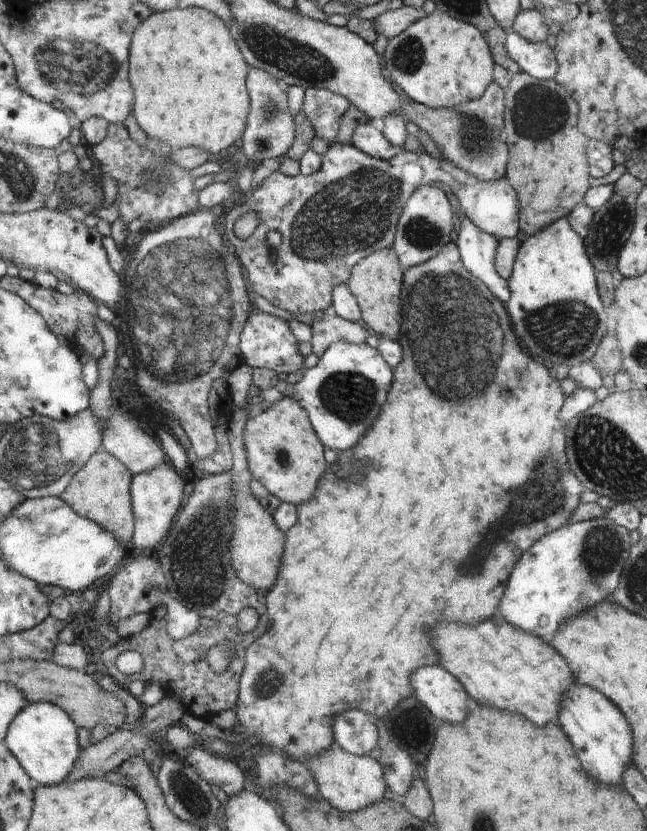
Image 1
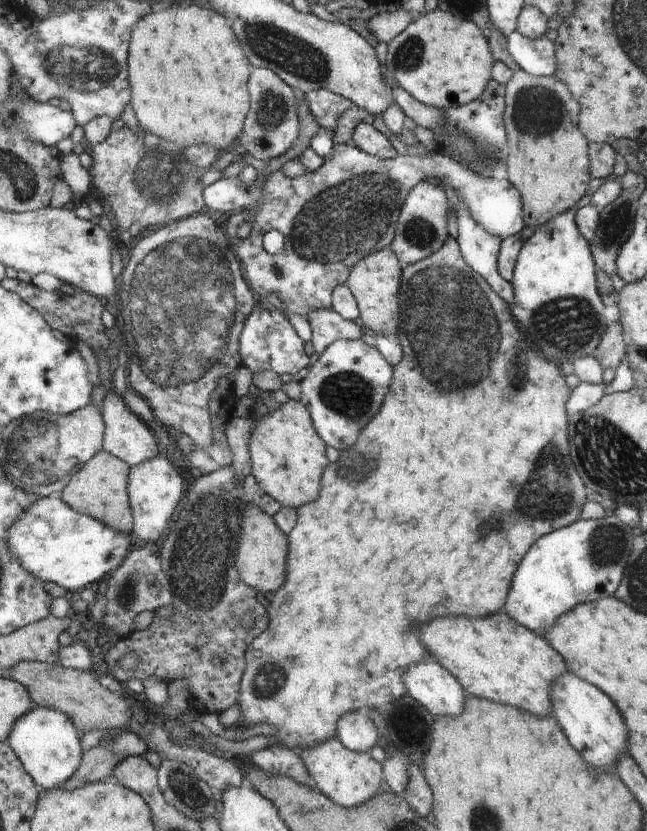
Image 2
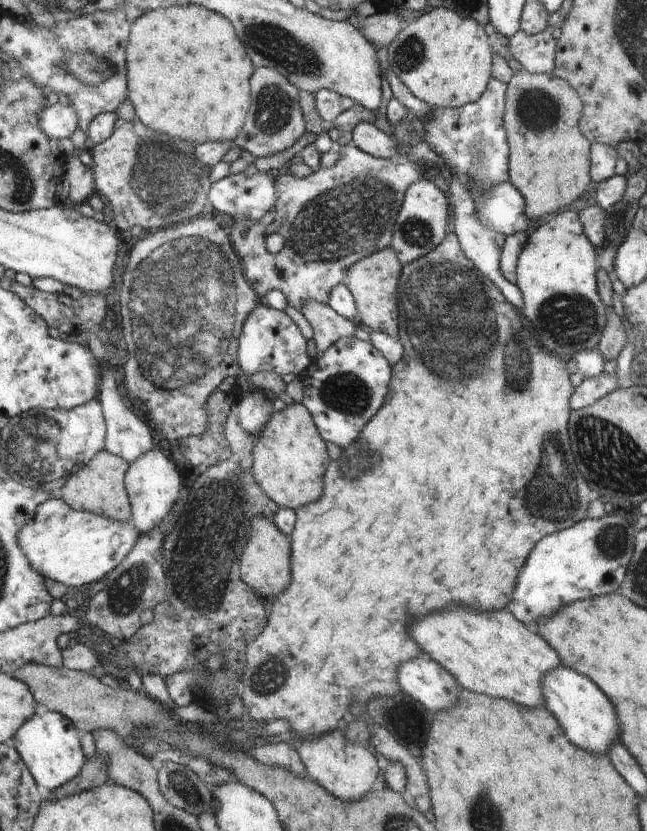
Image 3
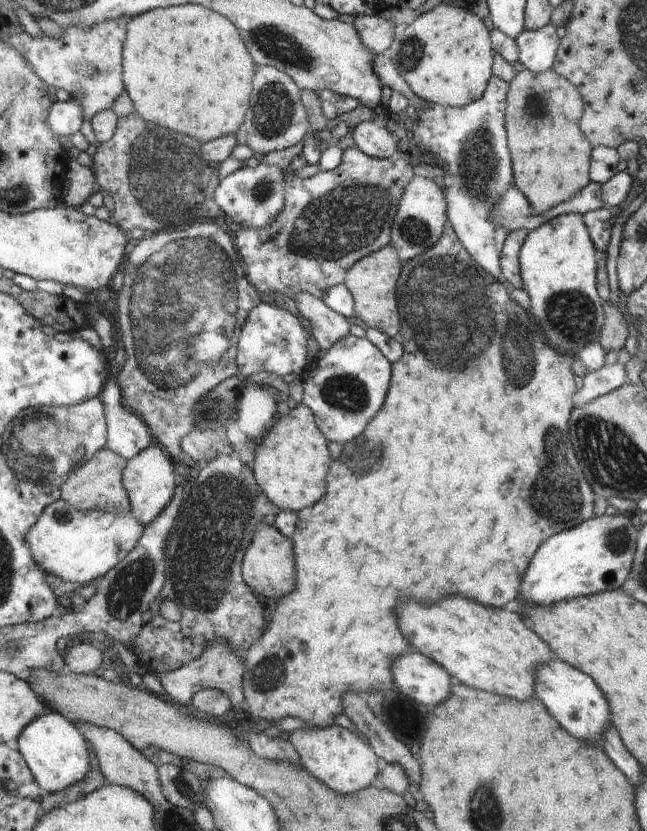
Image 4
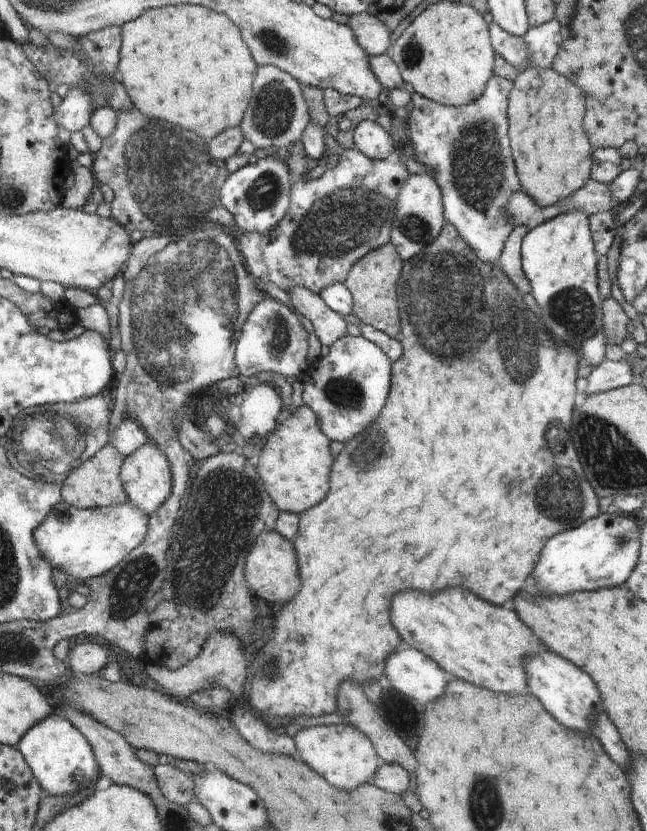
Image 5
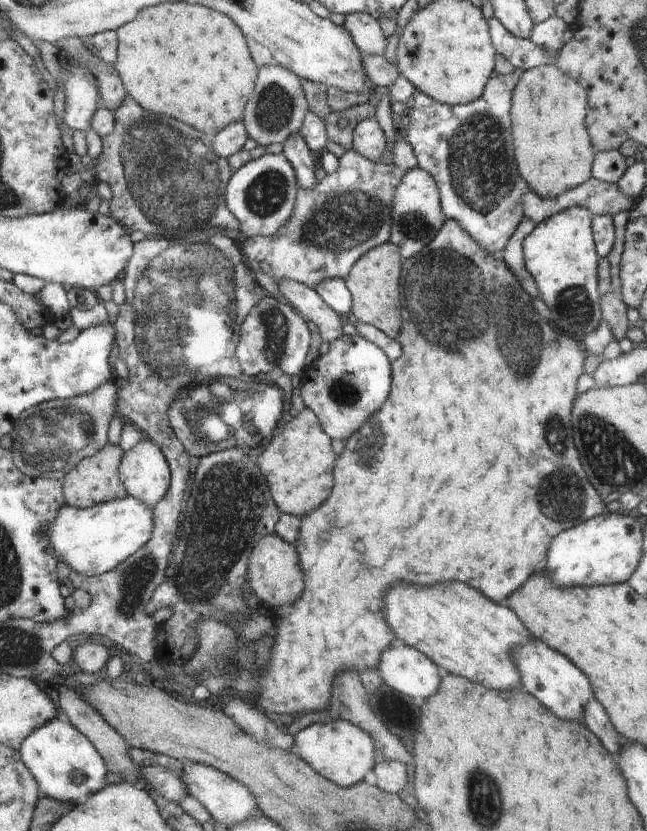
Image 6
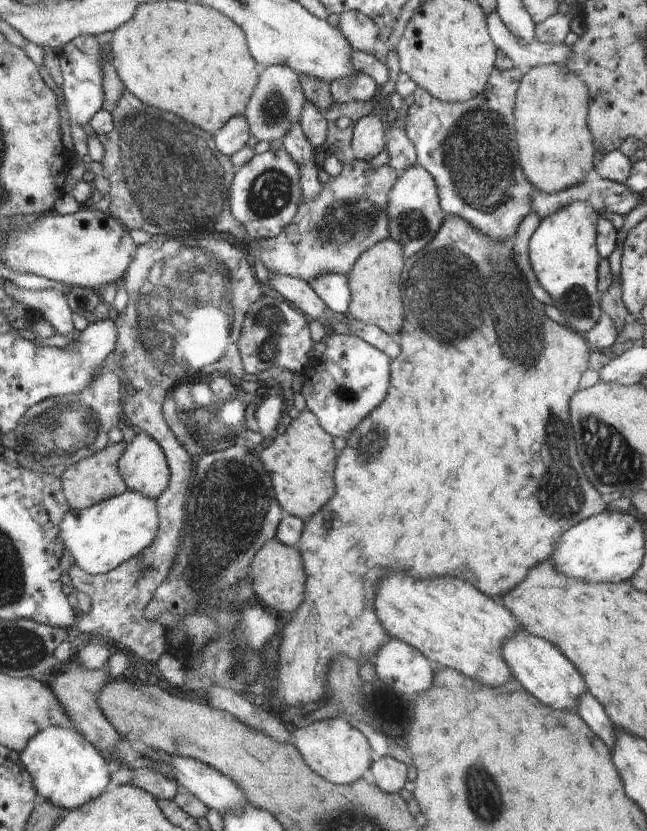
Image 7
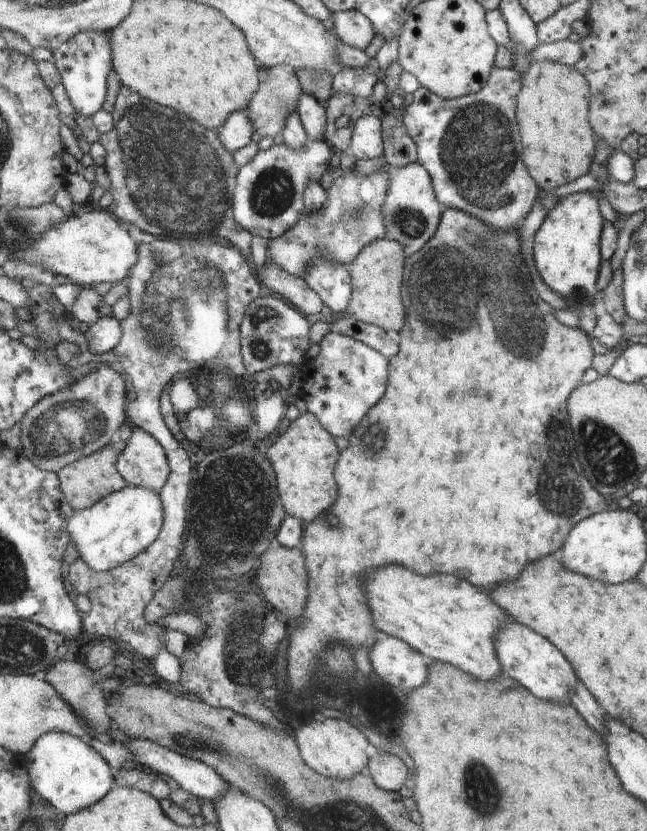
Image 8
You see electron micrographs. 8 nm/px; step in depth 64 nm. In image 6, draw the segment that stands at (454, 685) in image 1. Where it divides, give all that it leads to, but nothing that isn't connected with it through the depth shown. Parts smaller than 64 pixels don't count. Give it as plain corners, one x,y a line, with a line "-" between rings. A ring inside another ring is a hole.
399,639
394,640
394,644
383,653
377,671
384,684
409,697
420,708
430,696
438,692
443,680
443,671
432,660
429,660
422,652
403,644

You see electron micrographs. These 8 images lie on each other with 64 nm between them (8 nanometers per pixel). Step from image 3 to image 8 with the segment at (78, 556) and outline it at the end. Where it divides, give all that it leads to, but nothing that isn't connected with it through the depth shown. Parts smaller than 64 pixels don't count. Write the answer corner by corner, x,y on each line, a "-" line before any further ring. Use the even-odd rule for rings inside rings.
126,486
120,492
102,499
92,508
75,511
68,522
79,556
96,572
106,572
129,563
152,547
160,538
166,524
166,506
160,492

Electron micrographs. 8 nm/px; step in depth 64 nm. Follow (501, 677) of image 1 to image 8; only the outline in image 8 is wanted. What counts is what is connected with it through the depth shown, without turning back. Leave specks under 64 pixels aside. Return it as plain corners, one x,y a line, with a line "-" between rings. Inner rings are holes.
394,566
372,572
370,580
366,580
366,592
370,592
370,604
374,604
374,612
371,613
378,630
403,640
426,658
452,664
478,680
496,680
503,675
494,638
512,618
492,599
486,588
478,588
457,576
418,576
406,568

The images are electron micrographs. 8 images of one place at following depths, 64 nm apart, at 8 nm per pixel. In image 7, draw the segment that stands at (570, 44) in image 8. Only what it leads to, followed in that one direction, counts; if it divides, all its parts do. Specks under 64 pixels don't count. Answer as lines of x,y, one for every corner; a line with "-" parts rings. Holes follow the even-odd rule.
493,12
488,16
488,34
498,50
517,67
526,73
530,68
542,64
562,66
571,56
571,46
561,44
545,44
535,40
532,43
523,42
513,36

